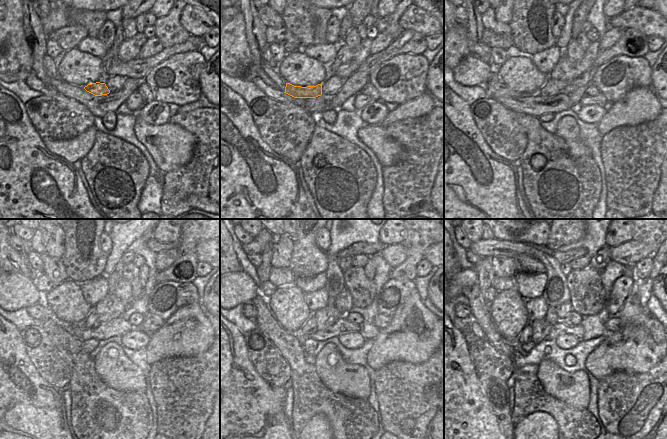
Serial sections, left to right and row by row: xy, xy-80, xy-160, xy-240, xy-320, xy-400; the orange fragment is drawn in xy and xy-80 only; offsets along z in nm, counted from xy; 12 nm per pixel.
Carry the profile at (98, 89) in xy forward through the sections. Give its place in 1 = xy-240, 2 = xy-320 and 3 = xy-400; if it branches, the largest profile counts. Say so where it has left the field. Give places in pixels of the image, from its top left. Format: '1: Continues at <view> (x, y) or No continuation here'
1: Continues at xy-240 (43, 313)
2: Continues at xy-320 (249, 310)
3: Continues at xy-400 (464, 311)

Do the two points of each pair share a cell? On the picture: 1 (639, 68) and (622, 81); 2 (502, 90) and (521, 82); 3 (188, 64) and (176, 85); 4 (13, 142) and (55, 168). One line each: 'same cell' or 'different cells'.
1: same cell
2: different cells
3: same cell
4: same cell

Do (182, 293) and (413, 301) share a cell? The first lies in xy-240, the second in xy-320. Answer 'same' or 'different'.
different

